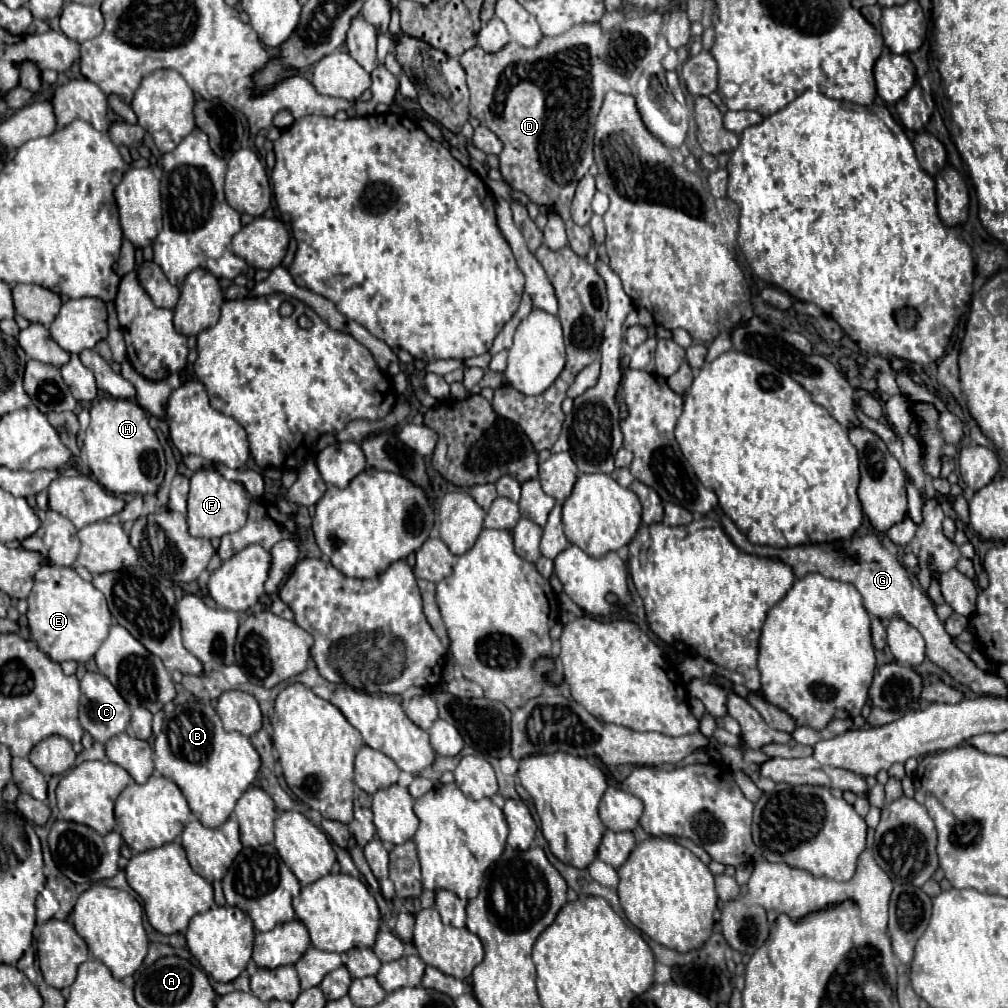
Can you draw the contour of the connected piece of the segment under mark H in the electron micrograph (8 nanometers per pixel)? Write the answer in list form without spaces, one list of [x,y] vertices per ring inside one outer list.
[[[102,398],[90,408],[90,426],[84,438],[84,452],[94,478],[112,494],[152,496],[160,490],[166,474],[164,450],[148,424],[146,410],[134,400]]]

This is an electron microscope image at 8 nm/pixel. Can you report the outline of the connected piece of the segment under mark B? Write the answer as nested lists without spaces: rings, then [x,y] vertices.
[[[188,700],[166,714],[162,732],[154,742],[156,770],[178,784],[186,796],[192,814],[208,828],[224,824],[238,798],[254,784],[260,770],[260,756],[250,740],[240,732],[226,732],[216,710],[210,704]]]

